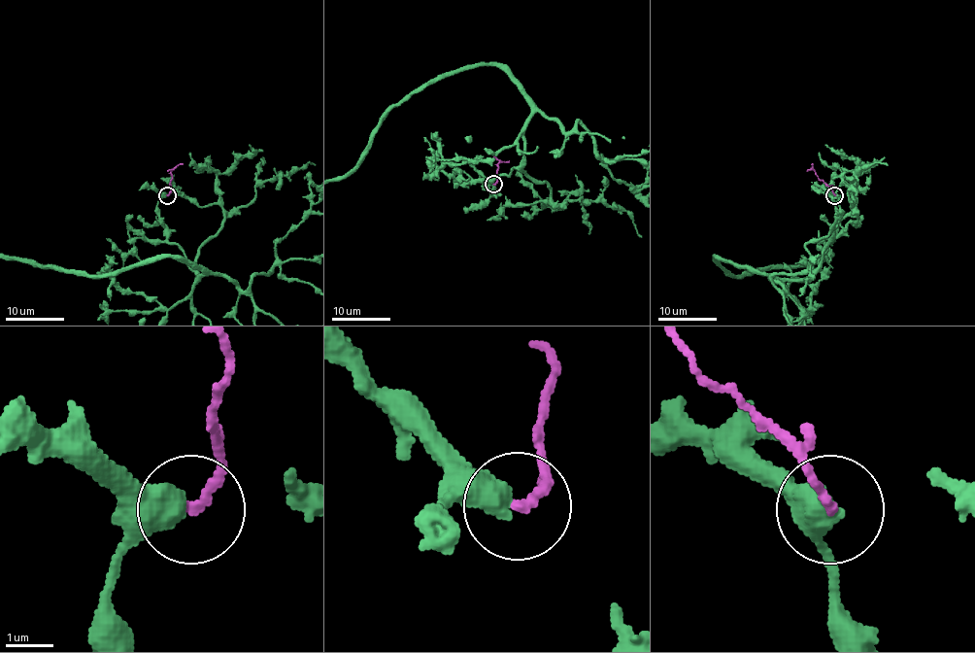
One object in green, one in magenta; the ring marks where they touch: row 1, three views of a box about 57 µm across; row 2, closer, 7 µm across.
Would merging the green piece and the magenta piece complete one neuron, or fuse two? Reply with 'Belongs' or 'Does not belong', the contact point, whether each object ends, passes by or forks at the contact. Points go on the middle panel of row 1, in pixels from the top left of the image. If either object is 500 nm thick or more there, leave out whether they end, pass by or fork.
Does not belong. Place: (493, 184)

